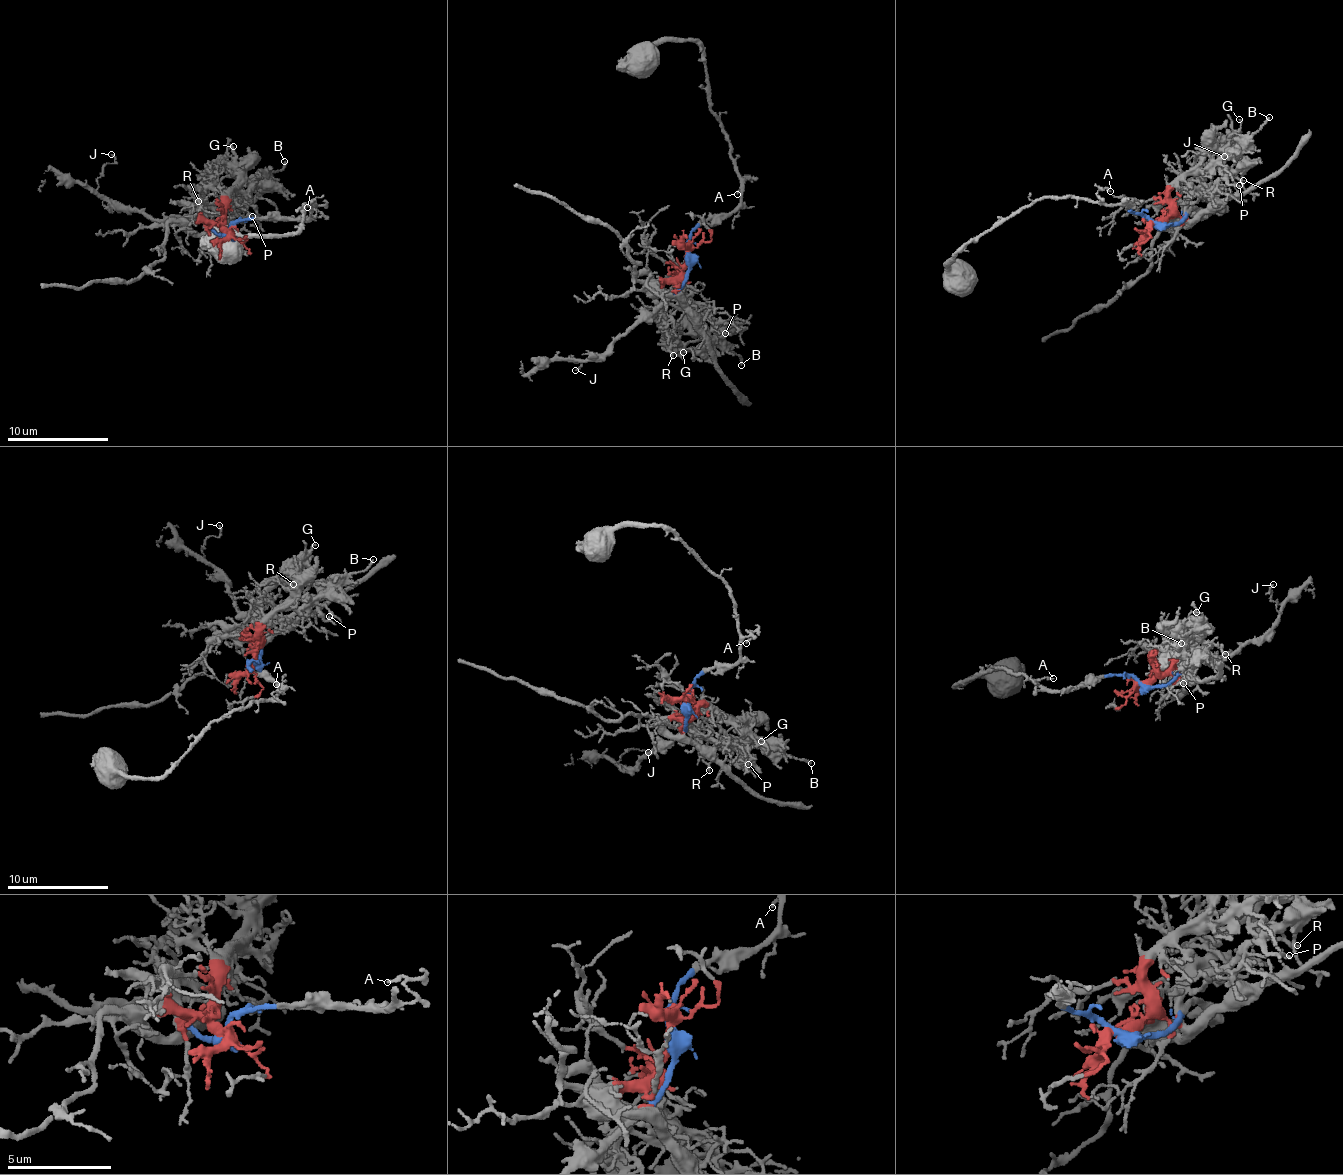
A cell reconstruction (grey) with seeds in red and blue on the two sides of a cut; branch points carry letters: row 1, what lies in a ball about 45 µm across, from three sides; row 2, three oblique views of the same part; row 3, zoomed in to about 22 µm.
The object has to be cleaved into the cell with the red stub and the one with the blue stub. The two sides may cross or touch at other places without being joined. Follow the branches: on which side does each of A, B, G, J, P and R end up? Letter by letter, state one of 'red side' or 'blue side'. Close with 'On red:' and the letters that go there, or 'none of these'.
A: blue side
B: red side
G: red side
J: blue side
P: red side
R: red side
On red: B, G, P, R

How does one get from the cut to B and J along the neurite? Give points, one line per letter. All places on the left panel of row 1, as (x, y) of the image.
B: (228, 232), (224, 202), (233, 191), (247, 195), (264, 177), (280, 171), (284, 160)
J: (228, 232), (220, 236), (190, 217), (152, 220), (109, 200), (97, 190), (99, 176), (114, 161), (110, 154)

